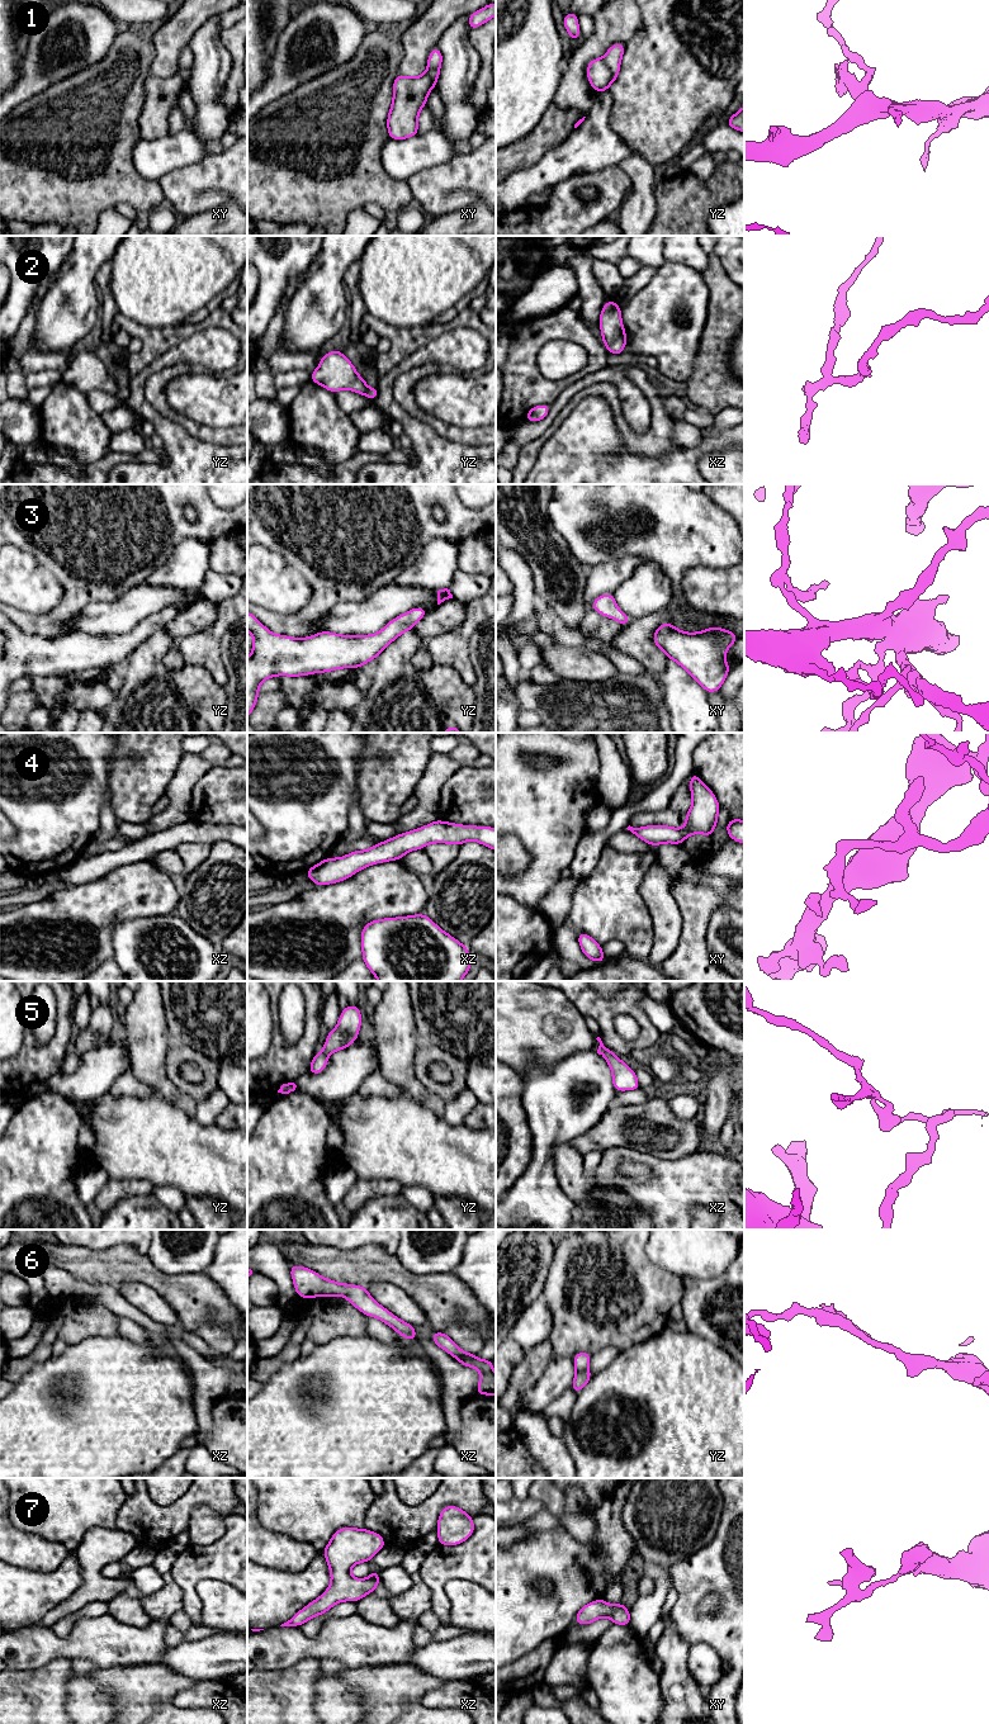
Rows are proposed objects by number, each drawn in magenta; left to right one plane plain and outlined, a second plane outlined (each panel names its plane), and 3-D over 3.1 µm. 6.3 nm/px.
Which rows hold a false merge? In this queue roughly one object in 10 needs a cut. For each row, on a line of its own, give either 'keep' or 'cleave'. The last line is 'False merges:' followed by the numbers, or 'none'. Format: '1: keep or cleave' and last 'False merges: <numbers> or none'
1: cleave
2: keep
3: keep
4: keep
5: keep
6: keep
7: keep
False merges: 1

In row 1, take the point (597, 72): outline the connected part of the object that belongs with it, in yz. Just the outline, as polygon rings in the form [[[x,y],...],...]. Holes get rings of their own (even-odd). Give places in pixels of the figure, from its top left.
[[[602,58],[591,60],[587,63],[587,80],[598,95],[609,90],[610,70]]]

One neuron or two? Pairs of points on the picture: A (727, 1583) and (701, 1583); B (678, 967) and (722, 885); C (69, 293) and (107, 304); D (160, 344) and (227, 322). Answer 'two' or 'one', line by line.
A: one
B: two
C: two
D: one

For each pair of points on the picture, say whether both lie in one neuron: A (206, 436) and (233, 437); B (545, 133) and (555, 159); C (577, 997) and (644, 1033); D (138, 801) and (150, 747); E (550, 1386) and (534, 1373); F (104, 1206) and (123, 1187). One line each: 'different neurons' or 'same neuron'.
A: same neuron
B: different neurons
C: same neuron
D: same neuron
E: different neurons
F: same neuron

